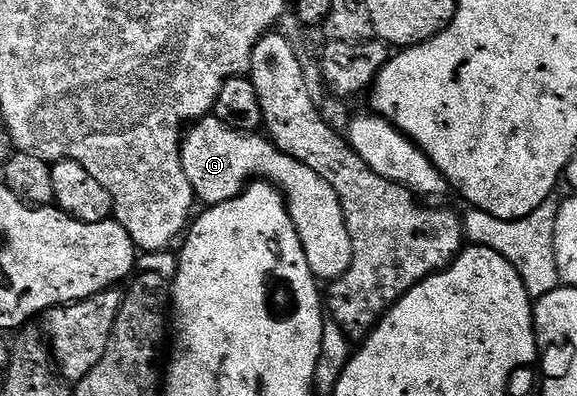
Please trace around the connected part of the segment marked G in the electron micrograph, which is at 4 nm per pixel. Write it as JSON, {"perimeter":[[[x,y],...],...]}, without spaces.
{"perimeter":[[[213,117],[199,119],[185,132],[182,164],[195,200],[206,207],[232,201],[252,181],[273,183],[286,201],[300,245],[304,245],[304,253],[310,258],[314,278],[333,281],[348,273],[352,265],[352,237],[348,237],[348,225],[336,189],[320,173],[308,169],[308,165],[300,165],[296,157],[285,155],[265,134],[236,131]]]}

